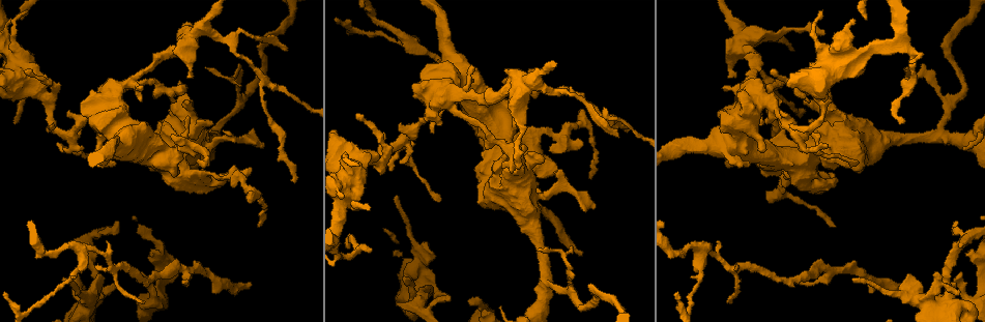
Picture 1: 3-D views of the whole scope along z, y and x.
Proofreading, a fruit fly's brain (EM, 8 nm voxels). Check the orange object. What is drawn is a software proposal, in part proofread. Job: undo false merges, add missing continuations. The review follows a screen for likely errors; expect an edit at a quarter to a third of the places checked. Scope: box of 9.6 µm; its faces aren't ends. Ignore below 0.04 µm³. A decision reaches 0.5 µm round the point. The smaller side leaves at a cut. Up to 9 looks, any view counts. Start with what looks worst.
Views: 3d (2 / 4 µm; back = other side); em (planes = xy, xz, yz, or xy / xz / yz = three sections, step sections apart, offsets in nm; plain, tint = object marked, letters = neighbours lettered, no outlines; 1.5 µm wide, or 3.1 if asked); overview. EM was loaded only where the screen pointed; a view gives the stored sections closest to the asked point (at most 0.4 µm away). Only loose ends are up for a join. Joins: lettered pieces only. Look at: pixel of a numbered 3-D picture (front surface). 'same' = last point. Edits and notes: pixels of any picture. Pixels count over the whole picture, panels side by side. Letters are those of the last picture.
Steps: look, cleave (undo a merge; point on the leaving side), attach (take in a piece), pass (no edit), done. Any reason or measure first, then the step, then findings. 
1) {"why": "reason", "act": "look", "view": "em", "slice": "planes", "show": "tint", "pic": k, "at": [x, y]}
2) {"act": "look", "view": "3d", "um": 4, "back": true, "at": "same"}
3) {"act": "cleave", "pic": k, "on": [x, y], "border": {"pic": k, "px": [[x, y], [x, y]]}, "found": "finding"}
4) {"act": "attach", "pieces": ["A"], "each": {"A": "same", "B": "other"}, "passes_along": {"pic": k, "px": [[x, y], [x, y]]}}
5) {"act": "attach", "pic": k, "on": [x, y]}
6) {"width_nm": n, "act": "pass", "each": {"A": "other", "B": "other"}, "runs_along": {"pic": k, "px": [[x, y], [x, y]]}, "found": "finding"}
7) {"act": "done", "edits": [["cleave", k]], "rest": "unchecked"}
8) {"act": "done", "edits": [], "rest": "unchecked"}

{"why": "branch stops here", "act": "look", "view": "3d", "um": 4, "back": true, "pic": 1, "at": [725, 161]}

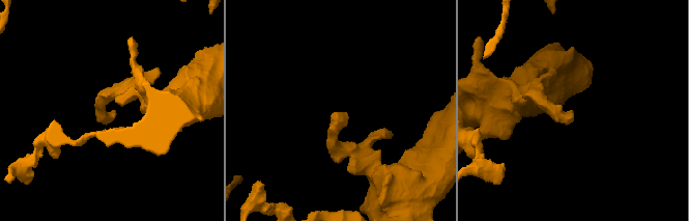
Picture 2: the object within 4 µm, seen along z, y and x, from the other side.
{"act": "look", "view": "em", "slice": "planes", "show": "letters", "pic": 2, "at": [346, 114]}

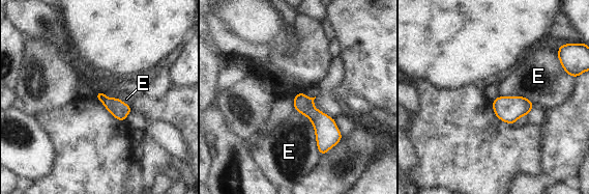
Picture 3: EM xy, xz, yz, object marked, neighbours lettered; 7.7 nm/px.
{"longest_contact_nm": ["E", 420], "act": "pass", "each": {"E": "other"}, "border": {"pic": 3, "px": [[294, 108], [312, 122], [321, 154]]}, "found": "no lettered piece goes on from it"}

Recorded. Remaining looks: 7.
{"why": "branch point", "act": "look", "view": "3d", "um": 4, "pic": 1, "at": [596, 109]}

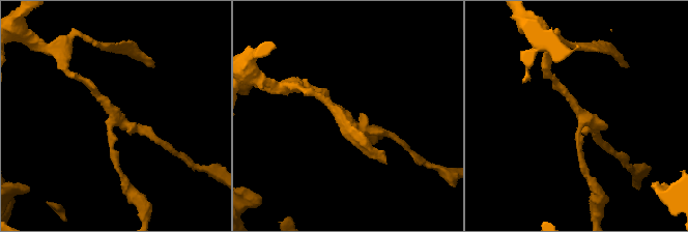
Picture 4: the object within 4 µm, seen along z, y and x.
{"act": "look", "view": "em", "um": 3.1, "slice": "planes", "show": "letters", "pic": 4, "at": [583, 121]}

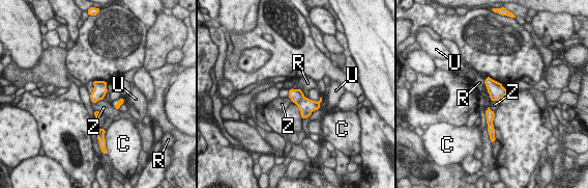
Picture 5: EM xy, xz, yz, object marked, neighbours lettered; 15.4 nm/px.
{"arms": 3, "act": "pass", "each": {"C": "other", "R": "other", "U": "other", "Z": "other"}, "found": "one cell here"}

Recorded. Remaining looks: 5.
{"why": "free end", "act": "look", "view": "em", "slice": "planes", "show": "letters", "pic": 1, "at": [557, 169]}

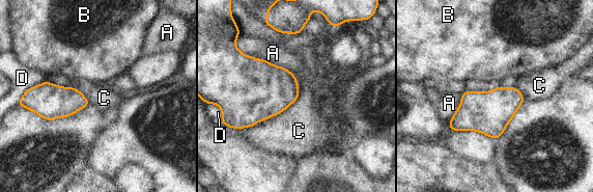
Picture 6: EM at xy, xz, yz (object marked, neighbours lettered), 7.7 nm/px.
{"width_nm": 300, "act": "pass", "each": {"A": "other", "B": "other", "C": "other", "D": "other"}, "border": {"pic": 6, "px": [[300, 85], [285, 109], [235, 129]]}, "found": "no lettered piece goes on from it"}

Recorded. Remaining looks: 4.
{"why": "tapers out", "act": "look", "view": "3d", "um": 4, "pic": 1, "at": [825, 147]}

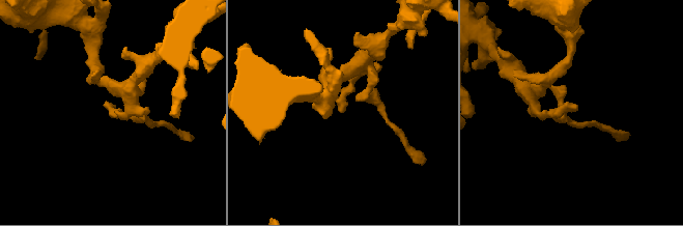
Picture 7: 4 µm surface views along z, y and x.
{"act": "look", "view": "em", "slice": "planes", "show": "letters", "pic": 7, "at": [575, 110]}

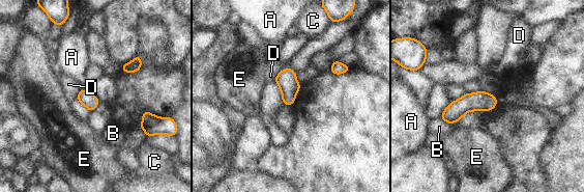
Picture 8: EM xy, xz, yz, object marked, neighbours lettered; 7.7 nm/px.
{"width_nm": 150, "act": "pass", "each": {"A": "other", "B": "other", "C": "other", "D": "other", "E": "other"}, "border": {"pic": 8, "px": [[83, 87], [76, 97]]}, "found": "none of them fits"}

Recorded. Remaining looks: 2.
{"act": "done", "edits": [], "rest": "unchecked"}

